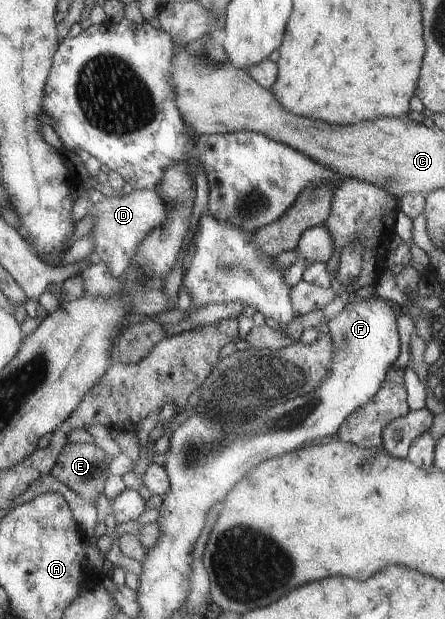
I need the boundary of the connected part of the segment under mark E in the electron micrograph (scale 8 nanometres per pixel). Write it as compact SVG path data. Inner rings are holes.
M66 443L52 465L49 474L67 485L73 492L86 502L96 503L100 491L104 490L104 482L111 475L109 473L110 462L114 458L96 443Z

